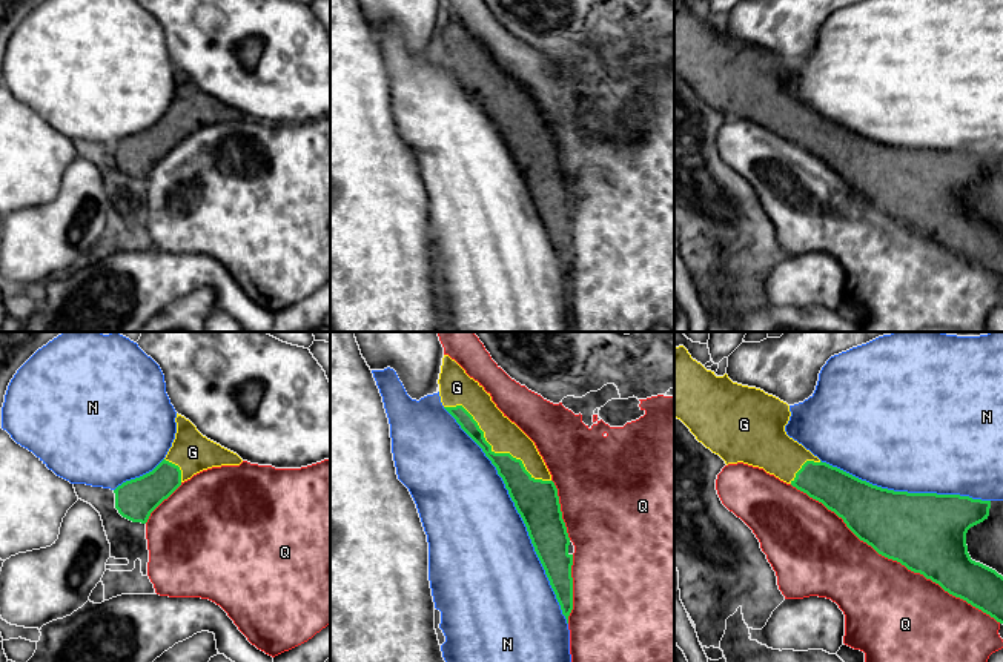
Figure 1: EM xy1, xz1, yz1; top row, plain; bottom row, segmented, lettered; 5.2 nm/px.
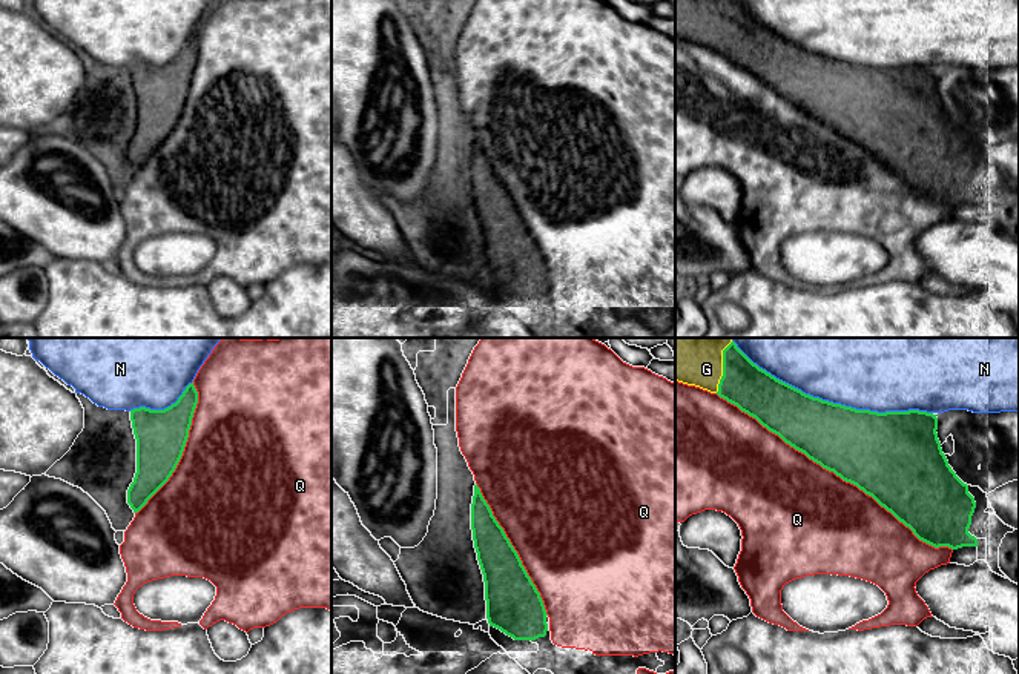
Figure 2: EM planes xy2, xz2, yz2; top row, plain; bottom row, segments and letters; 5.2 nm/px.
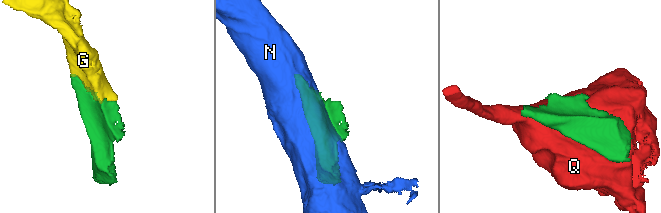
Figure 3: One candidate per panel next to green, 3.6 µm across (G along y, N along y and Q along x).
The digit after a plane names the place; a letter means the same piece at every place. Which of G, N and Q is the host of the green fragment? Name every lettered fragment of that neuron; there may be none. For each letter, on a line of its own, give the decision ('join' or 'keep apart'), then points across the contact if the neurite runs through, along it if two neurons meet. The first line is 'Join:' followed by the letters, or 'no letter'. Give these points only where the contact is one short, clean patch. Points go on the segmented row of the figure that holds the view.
Join: G
G: join
N: keep apart
Q: keep apart

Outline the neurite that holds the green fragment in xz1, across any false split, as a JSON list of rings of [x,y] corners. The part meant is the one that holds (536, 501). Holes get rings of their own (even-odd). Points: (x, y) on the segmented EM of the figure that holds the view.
[[[449,355],[439,373],[444,409],[496,467],[567,619],[573,610],[573,554],[558,488],[535,442],[492,401]]]

